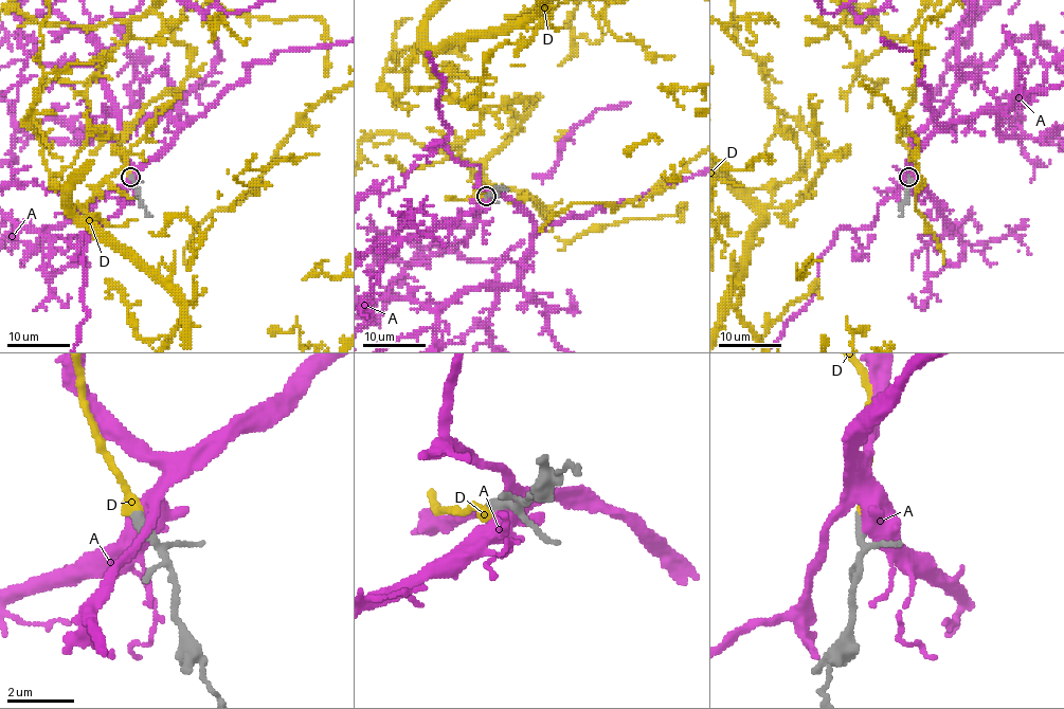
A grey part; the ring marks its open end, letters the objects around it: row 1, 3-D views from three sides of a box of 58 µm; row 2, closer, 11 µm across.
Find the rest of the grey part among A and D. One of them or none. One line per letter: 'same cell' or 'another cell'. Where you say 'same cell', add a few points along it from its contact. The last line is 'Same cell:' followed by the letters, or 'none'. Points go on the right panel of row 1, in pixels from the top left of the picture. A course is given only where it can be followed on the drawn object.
A: another cell
D: same cell
Same cell: D

